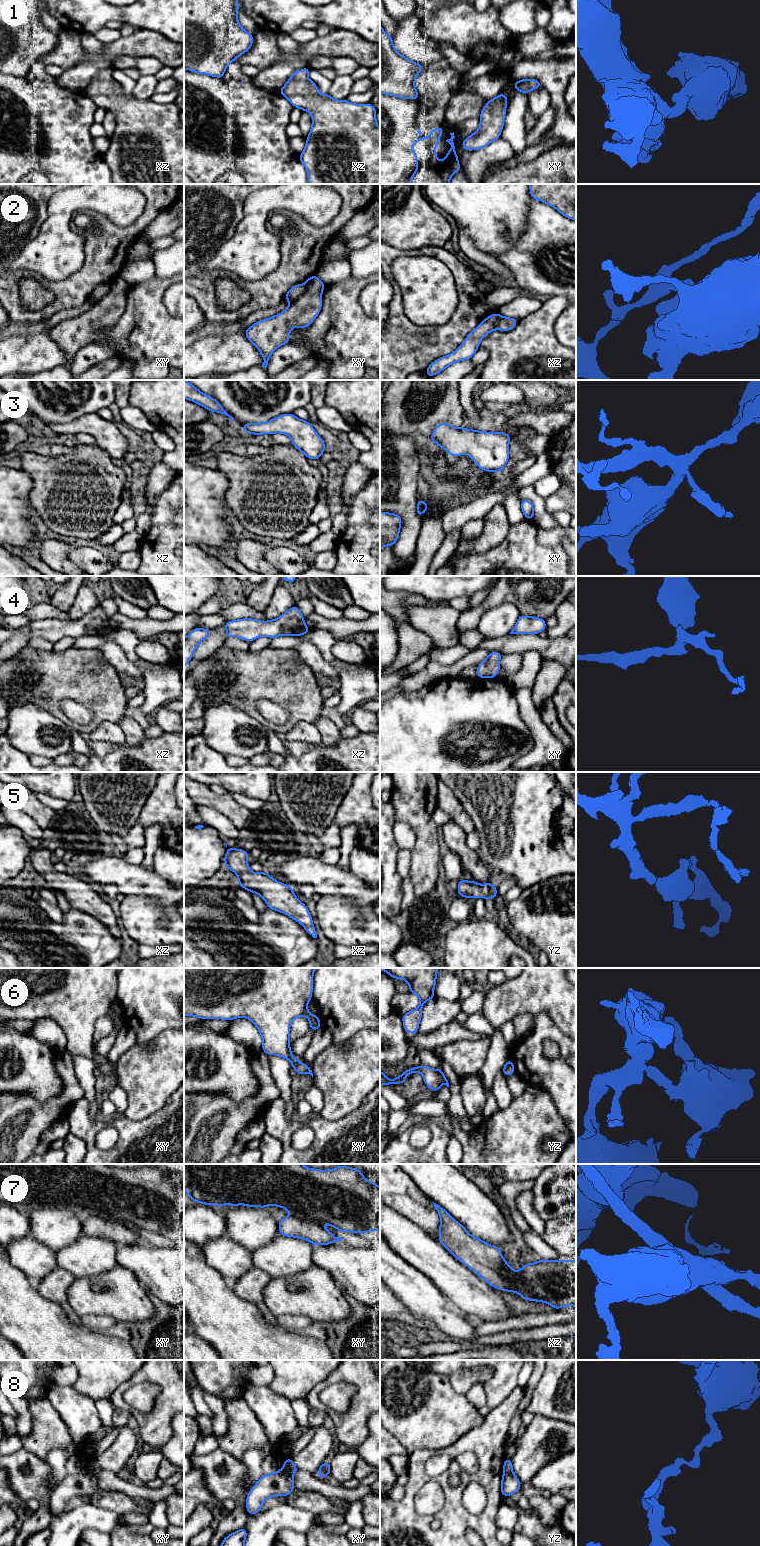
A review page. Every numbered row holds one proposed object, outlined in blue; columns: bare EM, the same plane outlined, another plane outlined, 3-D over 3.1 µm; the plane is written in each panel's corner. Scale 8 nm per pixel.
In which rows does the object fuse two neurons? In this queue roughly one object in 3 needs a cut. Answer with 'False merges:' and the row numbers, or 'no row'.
False merges: 2, 8

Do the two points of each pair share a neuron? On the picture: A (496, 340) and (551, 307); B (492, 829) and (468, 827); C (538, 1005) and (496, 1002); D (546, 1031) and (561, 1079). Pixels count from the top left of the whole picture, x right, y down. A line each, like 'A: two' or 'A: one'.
A: one
B: two
C: one
D: one

